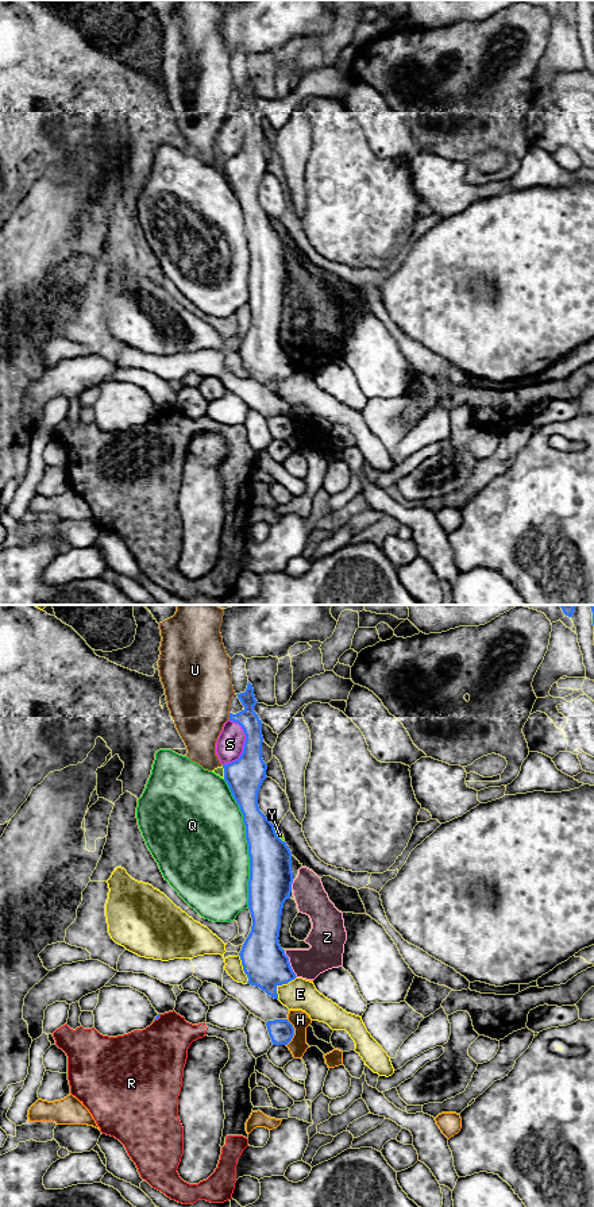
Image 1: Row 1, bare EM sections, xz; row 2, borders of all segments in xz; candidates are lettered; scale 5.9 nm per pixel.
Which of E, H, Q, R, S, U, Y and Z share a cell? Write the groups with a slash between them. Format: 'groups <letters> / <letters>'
groups E / H / Q / R / S / U / Y Z

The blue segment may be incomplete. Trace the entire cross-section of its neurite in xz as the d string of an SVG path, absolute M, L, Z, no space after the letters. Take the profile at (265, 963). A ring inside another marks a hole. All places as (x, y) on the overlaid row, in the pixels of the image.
M248 682L246 691L236 695L244 709L230 713L230 721L242 726L246 740L240 757L223 768L224 780L243 814L250 856L248 909L252 926L239 956L247 984L278 999L277 987L297 977L278 941L284 903L292 892L292 852L258 806L267 764L262 759L262 721L254 712L258 701L252 685Z

